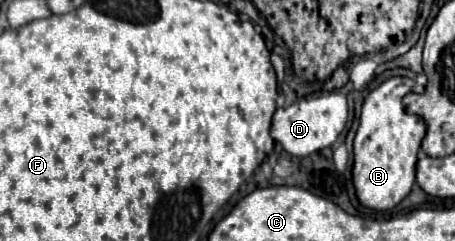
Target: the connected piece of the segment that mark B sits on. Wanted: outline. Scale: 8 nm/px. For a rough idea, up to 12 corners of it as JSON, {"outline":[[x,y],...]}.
{"outline":[[412,78],[368,92],[354,138],[362,206],[390,210],[416,178],[424,120]]}

